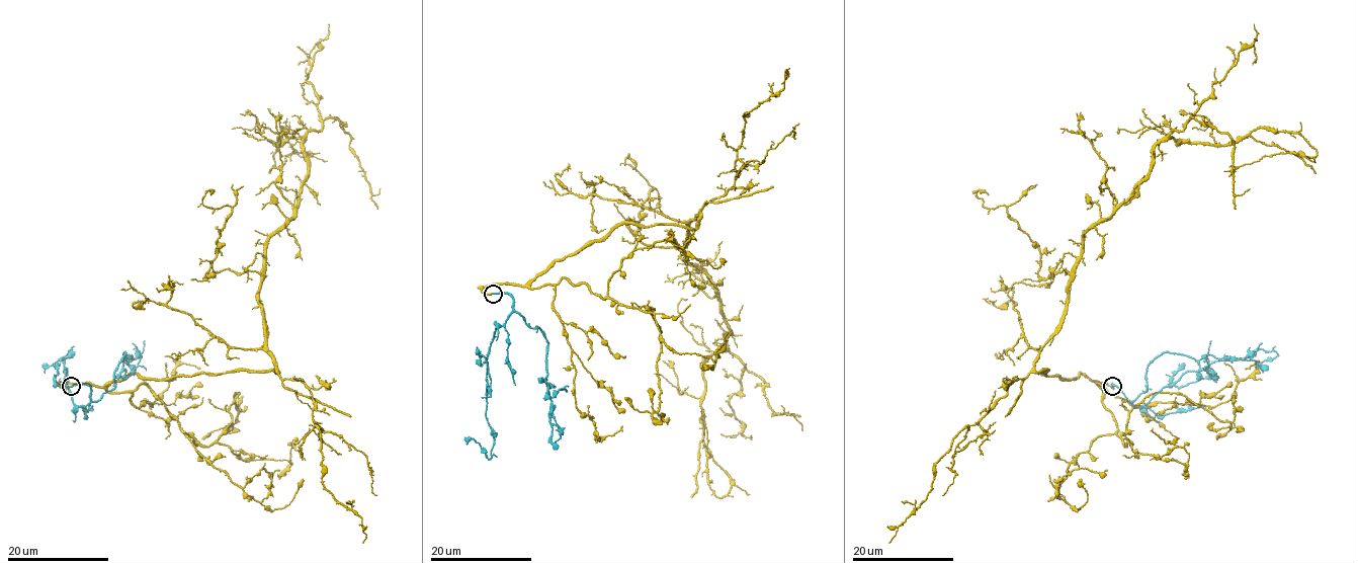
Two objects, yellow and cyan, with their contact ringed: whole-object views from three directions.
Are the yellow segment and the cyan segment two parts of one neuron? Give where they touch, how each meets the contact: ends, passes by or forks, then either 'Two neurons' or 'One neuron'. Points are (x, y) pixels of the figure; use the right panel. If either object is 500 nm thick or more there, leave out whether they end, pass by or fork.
Place: (1112, 386). At the ring yellow ends. At the ring cyan ends. One neuron

